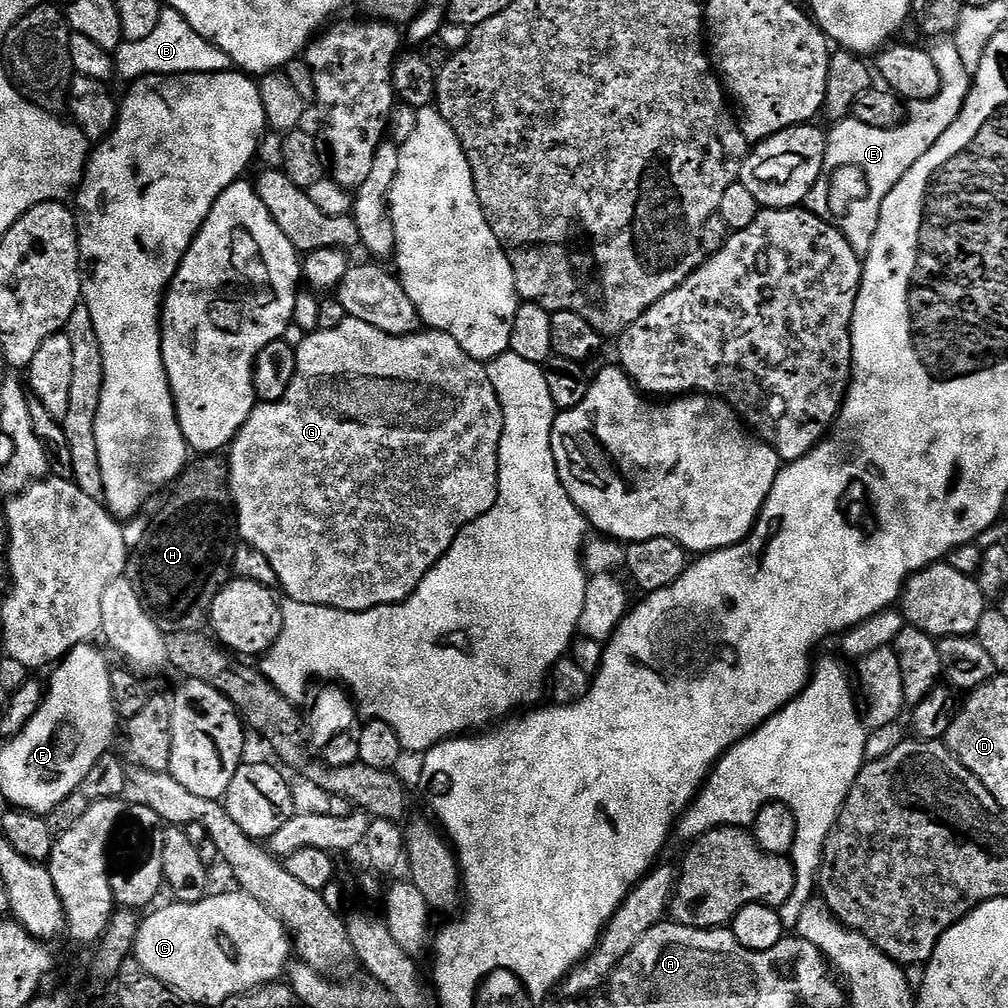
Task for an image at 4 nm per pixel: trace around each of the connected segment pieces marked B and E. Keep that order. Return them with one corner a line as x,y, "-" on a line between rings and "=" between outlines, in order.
165,6
158,26
142,42
125,40
120,49
114,53
116,76
124,82
141,80
143,76
185,76
186,74
210,74
226,72
233,67
232,59
218,46
214,46
178,10
=
944,38
934,48
936,65
944,76
944,87
940,93
929,100
914,100
907,105
903,123
896,127
875,129
865,122
853,118
838,120
831,125
827,133
828,145
824,155
822,174
818,182
810,190
806,207
815,216
822,217
833,224
837,230
854,246
861,257
867,257
870,246
874,242
874,230
878,230
882,202
886,202
886,194
898,186
900,179
954,126
958,114
962,114
962,106
972,92
973,77
960,57
955,43

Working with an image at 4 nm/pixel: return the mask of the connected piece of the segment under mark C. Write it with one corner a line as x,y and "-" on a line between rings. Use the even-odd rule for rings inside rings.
233,890
221,896
210,894
202,902
178,904
168,902
165,908
157,912
149,911
141,919
136,935
134,958
158,982
189,1000
193,1006
216,1004
223,1006
230,998
243,992
252,992
264,984
275,984
280,976
289,971
294,956
294,945
288,935
288,929
262,902
250,898
246,893

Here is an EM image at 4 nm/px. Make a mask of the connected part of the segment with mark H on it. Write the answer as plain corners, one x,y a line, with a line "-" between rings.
204,454
199,458
193,459
185,467
184,471
180,473
180,479
176,481
171,492
172,497
161,506
160,513
156,516
156,521
153,519
149,523
147,532
139,537
137,544
140,545
137,548
135,546
134,551
129,555
126,576
136,587
136,592
140,595
140,601
143,602
144,609
151,614
152,619
164,629
165,633
198,632
209,623
214,598
218,598
220,591
228,585
229,580
233,579
234,576
232,567
234,566
234,554
238,543
238,525
236,523
236,503
232,501
232,487
228,481
227,459
221,458
216,454

